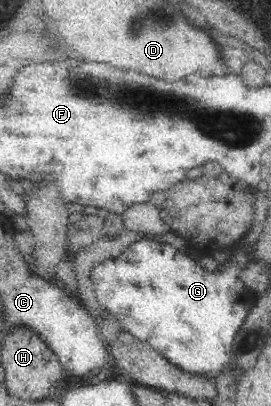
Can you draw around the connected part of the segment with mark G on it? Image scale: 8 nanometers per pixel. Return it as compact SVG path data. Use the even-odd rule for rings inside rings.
M141 239L129 245L117 259L95 265L89 279L93 282L99 303L109 315L115 315L123 331L149 344L161 357L183 372L207 378L215 383L227 367L239 374L233 341L251 310L251 305L247 303L247 288L241 280L241 271L251 261L245 248L246 246L239 245L233 249L222 270L211 272L203 270L199 264L193 262L185 249L177 250L170 244L160 243L159 240Z

